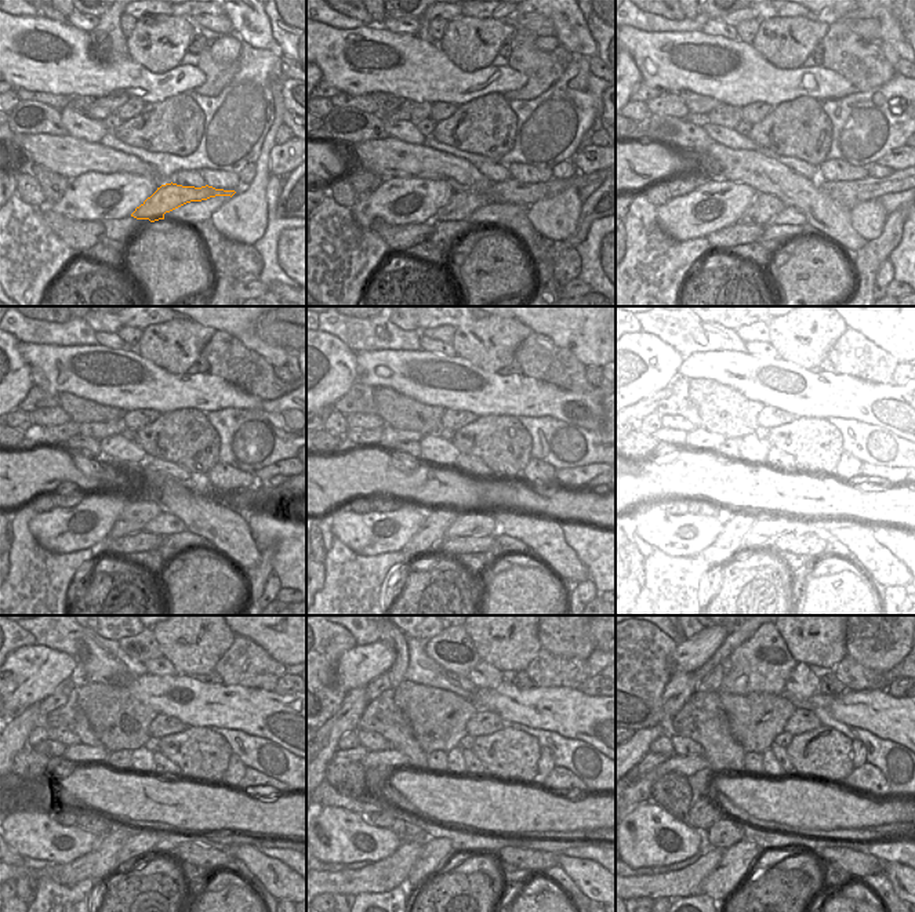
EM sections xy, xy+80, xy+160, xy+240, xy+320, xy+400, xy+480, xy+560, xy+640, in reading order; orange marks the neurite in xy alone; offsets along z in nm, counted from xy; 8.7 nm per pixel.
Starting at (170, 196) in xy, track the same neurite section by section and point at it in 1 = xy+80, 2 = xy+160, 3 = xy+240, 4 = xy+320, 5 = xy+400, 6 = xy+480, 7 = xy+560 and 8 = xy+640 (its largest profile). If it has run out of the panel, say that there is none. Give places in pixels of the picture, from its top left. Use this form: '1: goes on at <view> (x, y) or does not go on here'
1: goes on at xy+80 (461, 204)
2: goes on at xy+160 (849, 193)
3: goes on at xy+240 (134, 516)
4: goes on at xy+320 (427, 538)
5: goes on at xy+400 (727, 544)
6: goes on at xy+480 (95, 864)
7: goes on at xy+560 (381, 876)
8: goes on at xy+640 (685, 882)

